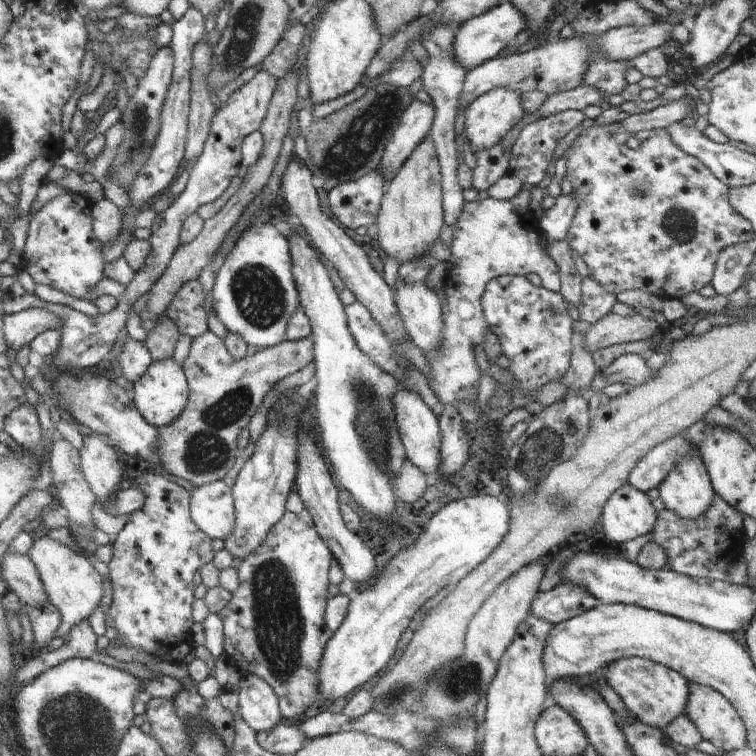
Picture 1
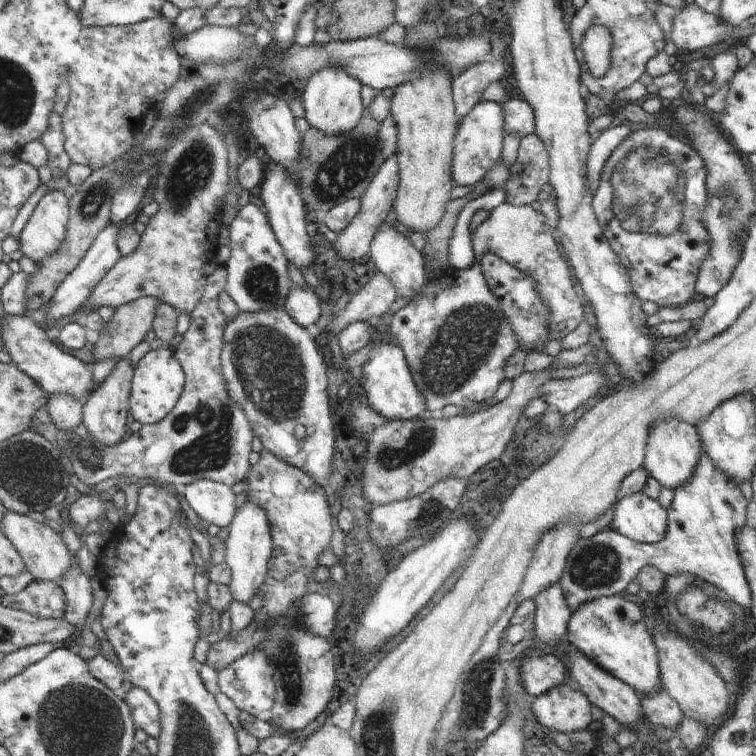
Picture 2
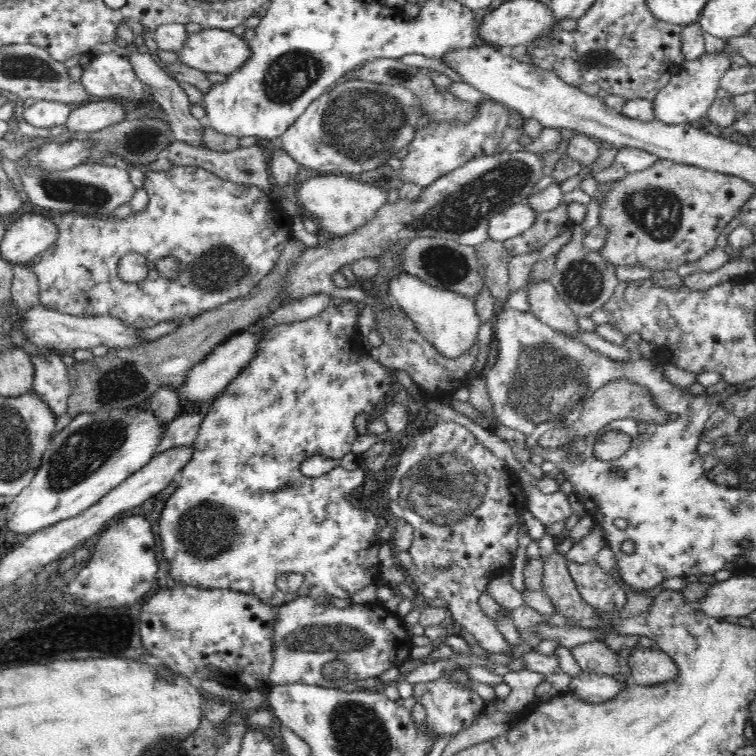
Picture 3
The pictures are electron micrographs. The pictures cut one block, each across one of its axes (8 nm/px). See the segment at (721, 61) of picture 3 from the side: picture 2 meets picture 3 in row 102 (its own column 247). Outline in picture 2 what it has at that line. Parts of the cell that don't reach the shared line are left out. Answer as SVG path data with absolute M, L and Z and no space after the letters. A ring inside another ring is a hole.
M252 649L230 666L218 671L219 687L241 711L256 717L274 706L276 689L273 674L274 665L269 656L262 649Z

